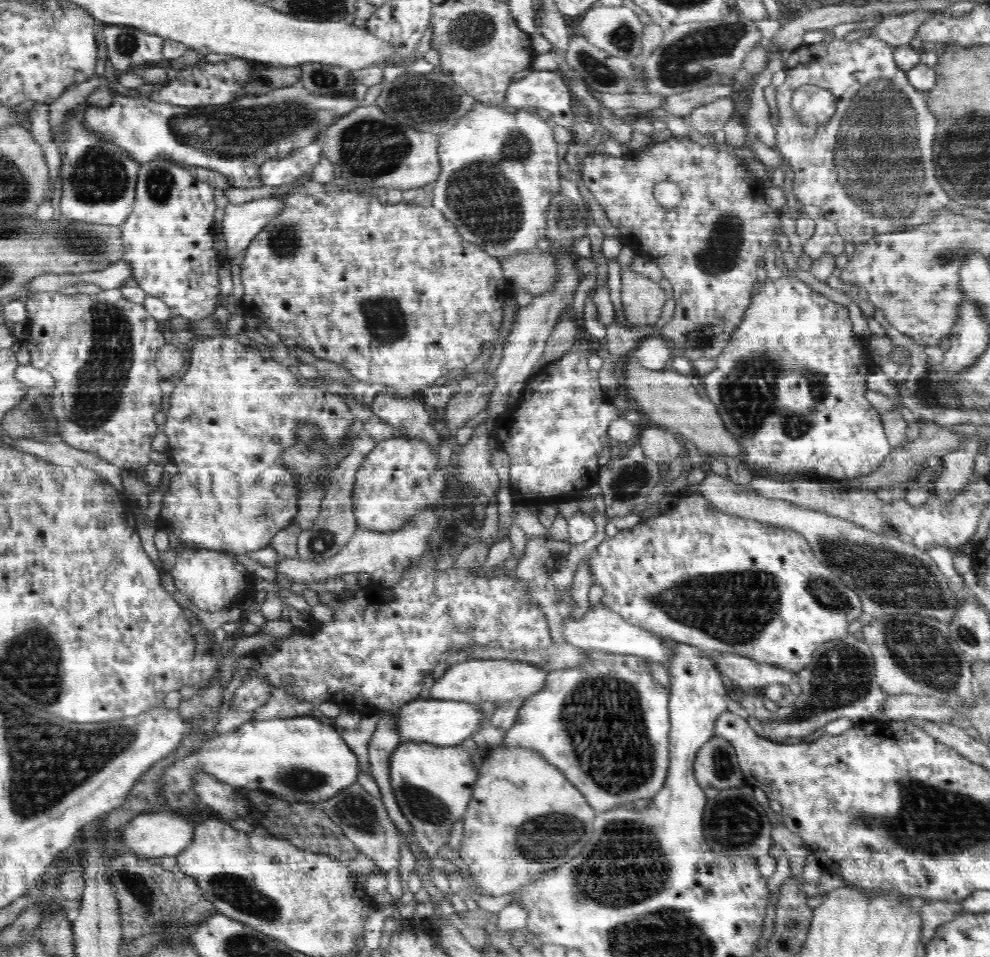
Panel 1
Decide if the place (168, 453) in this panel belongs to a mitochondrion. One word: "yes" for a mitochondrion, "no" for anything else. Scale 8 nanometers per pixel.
no

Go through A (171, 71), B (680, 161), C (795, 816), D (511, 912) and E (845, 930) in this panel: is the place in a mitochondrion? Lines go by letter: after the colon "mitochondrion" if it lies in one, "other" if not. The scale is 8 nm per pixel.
A: other
B: other
C: other
D: other
E: other

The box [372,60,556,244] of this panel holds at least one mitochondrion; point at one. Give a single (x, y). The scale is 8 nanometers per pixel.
(422, 101)

